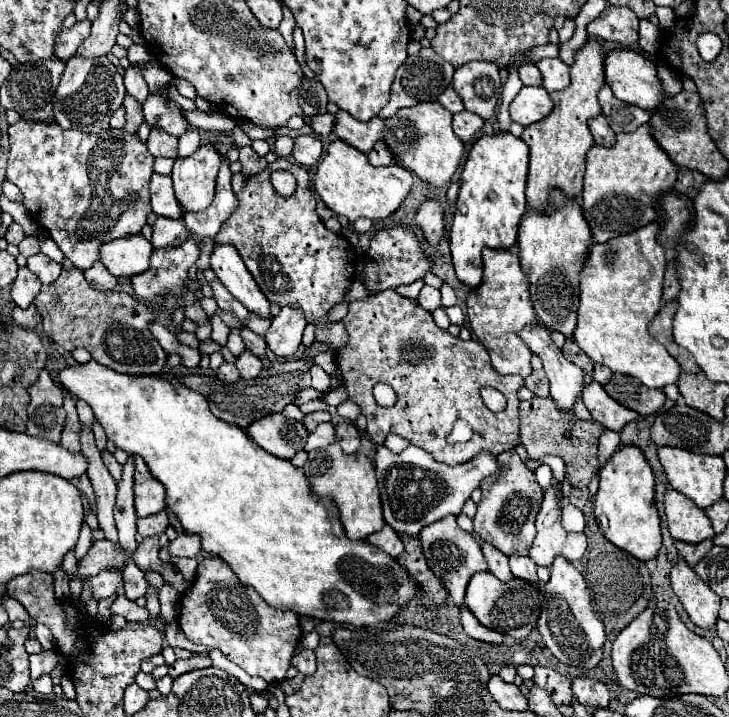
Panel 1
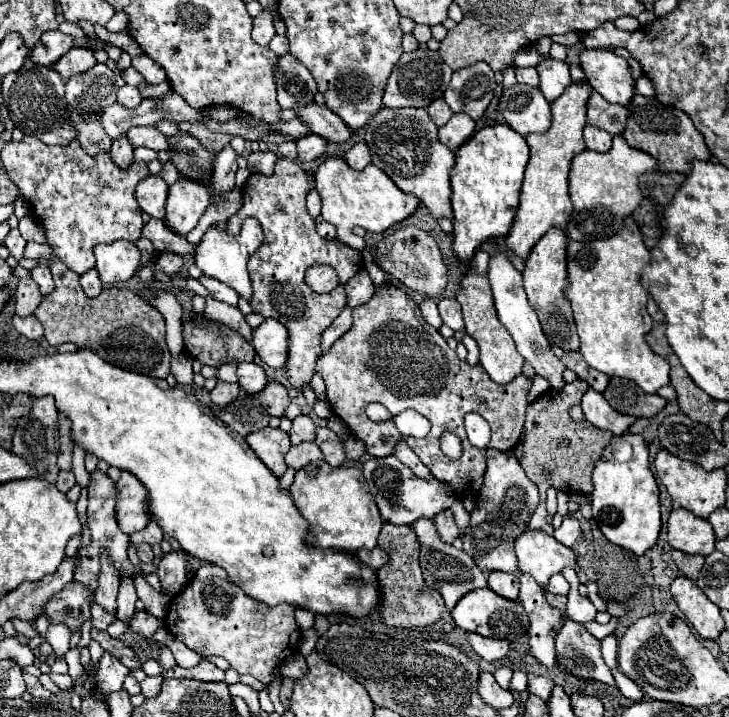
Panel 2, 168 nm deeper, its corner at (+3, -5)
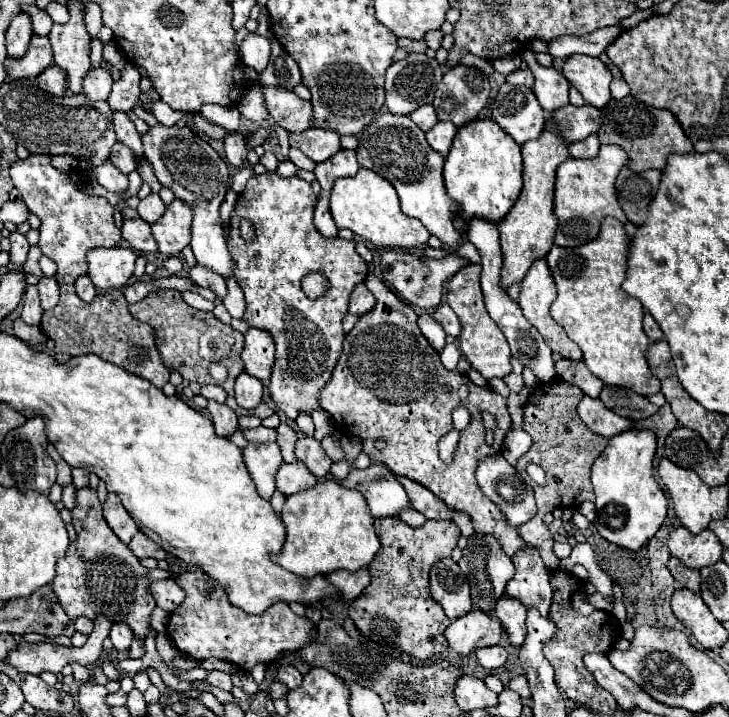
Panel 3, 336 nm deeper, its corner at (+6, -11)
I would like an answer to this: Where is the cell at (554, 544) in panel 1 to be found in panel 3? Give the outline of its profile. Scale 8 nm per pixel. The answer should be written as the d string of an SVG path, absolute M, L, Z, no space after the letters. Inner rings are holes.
M527 547L513 557L515 575L507 583L505 593L511 599L521 601L527 609L535 607L541 615L549 613L553 589L549 585L549 569L543 565L539 551Z

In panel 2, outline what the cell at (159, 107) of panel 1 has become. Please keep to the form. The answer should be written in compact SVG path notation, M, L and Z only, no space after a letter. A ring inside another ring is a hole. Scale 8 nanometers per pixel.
M146 125L146 127L132 127L128 131L128 139L134 147L148 147L154 151L162 151L168 149L168 137L158 131L154 125Z

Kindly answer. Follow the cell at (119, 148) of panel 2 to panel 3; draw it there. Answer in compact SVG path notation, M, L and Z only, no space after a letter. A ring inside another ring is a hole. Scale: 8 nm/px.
M105 161L101 167L93 169L93 177L111 193L123 193L127 189L127 175L117 171L117 167L113 167L111 161Z

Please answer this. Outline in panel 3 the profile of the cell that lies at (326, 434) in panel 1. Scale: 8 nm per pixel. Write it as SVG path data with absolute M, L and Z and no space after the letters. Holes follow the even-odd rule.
M295 461L295 463L283 463L279 467L275 483L277 483L277 491L281 495L289 497L289 495L301 493L305 489L311 489L317 483L317 479L307 471L307 467L303 463Z

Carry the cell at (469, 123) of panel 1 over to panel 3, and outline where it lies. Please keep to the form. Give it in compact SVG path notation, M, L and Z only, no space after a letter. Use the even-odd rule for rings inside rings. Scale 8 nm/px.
M439 121L429 133L425 133L427 137L427 143L437 151L441 153L443 157L449 153L451 149L451 143L453 143L453 137L457 133L457 127L449 121Z

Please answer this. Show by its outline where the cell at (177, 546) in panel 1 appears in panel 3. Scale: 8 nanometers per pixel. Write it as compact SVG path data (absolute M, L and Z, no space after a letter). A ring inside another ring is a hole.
M163 579L163 581L151 583L151 595L153 595L157 607L165 609L169 613L175 611L185 599L185 591L181 591L181 587L173 579Z

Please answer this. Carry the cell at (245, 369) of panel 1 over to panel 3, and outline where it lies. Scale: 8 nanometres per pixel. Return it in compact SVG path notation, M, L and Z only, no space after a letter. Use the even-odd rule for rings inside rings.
M241 373L235 379L235 399L243 409L255 409L263 397L263 383L247 373Z

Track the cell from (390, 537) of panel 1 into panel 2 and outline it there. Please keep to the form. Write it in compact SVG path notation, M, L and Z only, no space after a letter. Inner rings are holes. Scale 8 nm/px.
M376 547L376 549L372 549L372 551L360 551L360 553L356 553L356 557L358 557L364 565L368 565L368 567L372 567L372 569L380 569L382 565L388 563L388 553L384 553L384 549L380 549L380 547Z

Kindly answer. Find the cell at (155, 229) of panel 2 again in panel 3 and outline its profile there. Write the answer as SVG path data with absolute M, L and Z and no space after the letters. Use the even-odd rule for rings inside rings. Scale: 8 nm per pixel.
M125 219L123 223L123 239L129 241L129 245L135 251L157 251L157 243L151 235L151 225L145 223L143 219Z

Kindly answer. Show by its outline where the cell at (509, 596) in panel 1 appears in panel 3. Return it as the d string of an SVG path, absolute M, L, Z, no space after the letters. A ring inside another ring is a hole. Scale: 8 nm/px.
M471 611L451 621L451 625L445 629L449 647L459 655L469 655L475 649L497 645L501 641L501 635L501 623L483 611Z

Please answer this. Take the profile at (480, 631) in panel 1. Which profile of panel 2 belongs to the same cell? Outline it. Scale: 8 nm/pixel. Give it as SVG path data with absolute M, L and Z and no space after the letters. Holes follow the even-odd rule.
M468 633L468 643L472 645L472 649L484 661L500 661L508 653L508 649L510 649L510 643L508 641L486 639L486 637L480 637L478 633Z

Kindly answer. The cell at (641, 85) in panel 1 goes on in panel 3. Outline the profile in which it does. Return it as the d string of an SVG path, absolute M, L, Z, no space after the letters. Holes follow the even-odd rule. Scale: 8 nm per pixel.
M569 55L563 65L563 75L583 95L585 103L597 109L603 109L605 103L609 103L609 83L613 77L597 57Z

